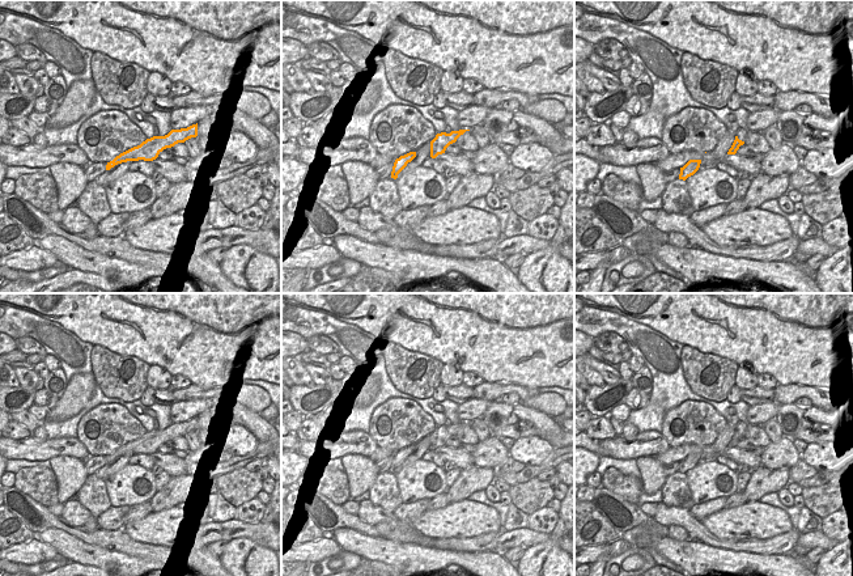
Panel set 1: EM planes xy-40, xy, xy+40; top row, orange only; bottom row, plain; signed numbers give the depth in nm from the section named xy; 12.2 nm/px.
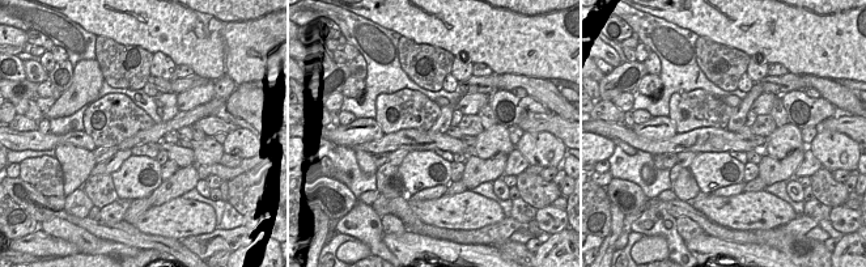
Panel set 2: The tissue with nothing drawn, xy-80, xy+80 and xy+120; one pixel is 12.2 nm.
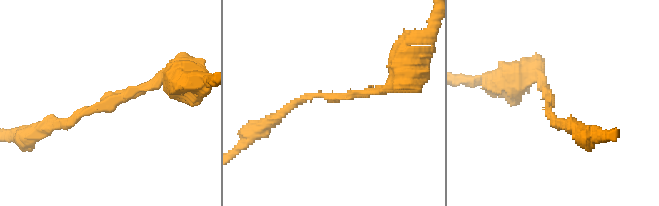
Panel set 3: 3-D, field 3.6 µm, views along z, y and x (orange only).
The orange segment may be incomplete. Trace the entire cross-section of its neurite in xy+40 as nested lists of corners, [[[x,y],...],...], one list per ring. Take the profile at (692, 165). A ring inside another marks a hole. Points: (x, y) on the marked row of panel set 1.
[[[689,160],[683,168],[680,168],[679,179],[686,181],[693,175],[700,168],[701,160]]]

